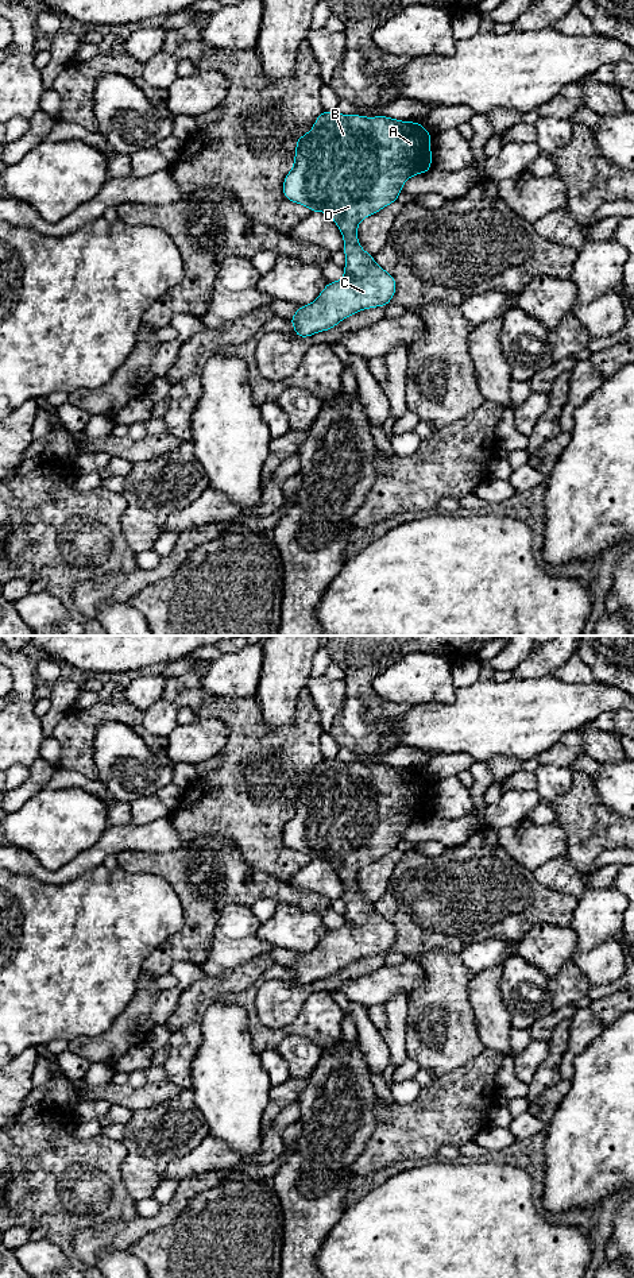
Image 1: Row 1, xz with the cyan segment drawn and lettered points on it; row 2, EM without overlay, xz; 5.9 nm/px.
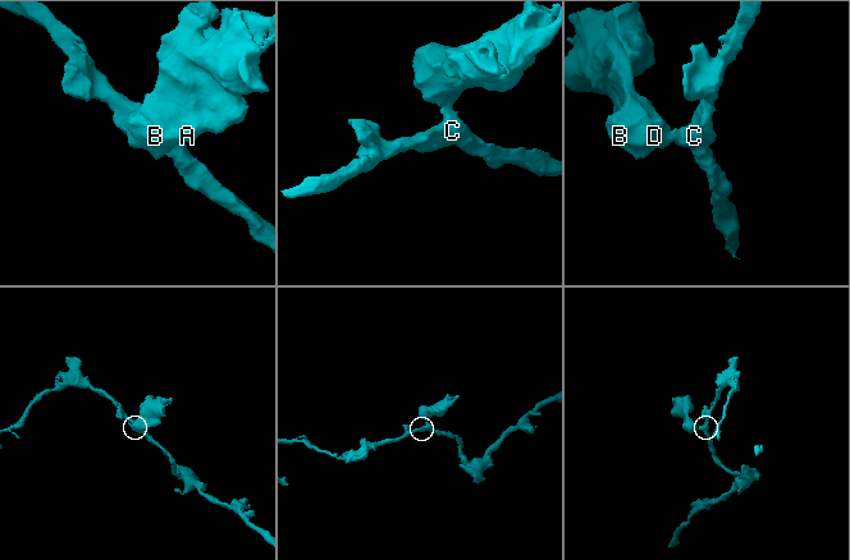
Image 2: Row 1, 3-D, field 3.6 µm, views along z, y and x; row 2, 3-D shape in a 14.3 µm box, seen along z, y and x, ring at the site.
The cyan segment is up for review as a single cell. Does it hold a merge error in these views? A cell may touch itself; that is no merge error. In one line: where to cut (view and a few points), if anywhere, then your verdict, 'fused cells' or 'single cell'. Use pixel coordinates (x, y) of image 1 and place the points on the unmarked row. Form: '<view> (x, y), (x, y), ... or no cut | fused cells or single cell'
no cut | single cell

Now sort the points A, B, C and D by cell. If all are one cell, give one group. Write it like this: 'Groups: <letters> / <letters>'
Groups: A B C D

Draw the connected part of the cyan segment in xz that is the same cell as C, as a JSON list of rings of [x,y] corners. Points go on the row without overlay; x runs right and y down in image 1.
[[[324,758],[313,776],[297,787],[294,814],[283,827],[283,843],[312,860],[329,862],[343,881],[347,907],[344,924],[329,930],[316,949],[299,954],[290,966],[298,985],[329,978],[353,961],[390,951],[397,930],[362,896],[357,873],[397,849],[410,825],[432,818],[432,785],[420,771]]]

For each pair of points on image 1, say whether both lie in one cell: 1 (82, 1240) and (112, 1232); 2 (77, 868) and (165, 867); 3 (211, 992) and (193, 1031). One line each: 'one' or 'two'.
1: one
2: two
3: two

